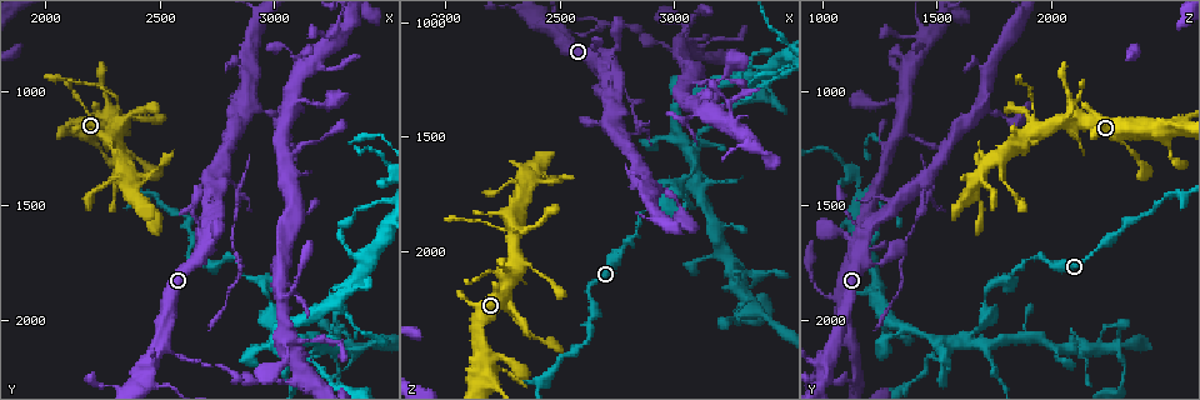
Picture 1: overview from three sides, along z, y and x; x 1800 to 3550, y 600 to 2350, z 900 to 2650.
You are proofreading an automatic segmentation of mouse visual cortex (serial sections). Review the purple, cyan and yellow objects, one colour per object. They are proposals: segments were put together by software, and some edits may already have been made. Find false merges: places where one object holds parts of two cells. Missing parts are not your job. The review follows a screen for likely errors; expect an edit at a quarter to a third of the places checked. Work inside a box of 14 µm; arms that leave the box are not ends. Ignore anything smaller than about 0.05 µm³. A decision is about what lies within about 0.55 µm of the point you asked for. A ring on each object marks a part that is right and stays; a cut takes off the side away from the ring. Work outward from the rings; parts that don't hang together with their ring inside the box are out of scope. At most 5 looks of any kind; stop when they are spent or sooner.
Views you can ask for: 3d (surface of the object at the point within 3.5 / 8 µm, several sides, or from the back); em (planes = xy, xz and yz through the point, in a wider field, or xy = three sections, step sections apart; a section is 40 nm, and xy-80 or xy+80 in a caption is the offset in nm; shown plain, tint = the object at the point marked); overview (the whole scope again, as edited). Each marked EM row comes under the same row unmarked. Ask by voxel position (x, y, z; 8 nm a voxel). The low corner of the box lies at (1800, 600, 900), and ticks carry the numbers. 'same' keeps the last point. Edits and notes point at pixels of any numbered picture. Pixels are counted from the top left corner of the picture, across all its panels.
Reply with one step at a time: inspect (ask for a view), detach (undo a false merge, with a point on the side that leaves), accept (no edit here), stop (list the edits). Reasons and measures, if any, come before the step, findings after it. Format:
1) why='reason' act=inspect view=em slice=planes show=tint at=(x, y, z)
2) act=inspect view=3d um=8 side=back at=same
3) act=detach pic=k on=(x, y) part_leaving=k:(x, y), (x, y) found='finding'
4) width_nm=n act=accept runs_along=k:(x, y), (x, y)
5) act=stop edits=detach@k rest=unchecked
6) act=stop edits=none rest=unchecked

why='thin neck' act=inspect view=em slice=planes show=tint at=(2960, 1910, 1720)

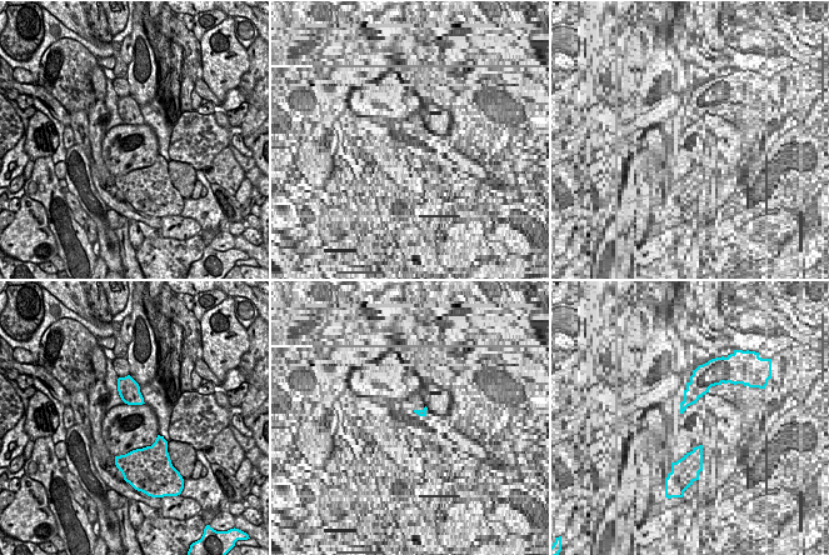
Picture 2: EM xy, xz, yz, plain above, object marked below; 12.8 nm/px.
why='see where the arms go' act=inspect view=3d um=3.5 at=same

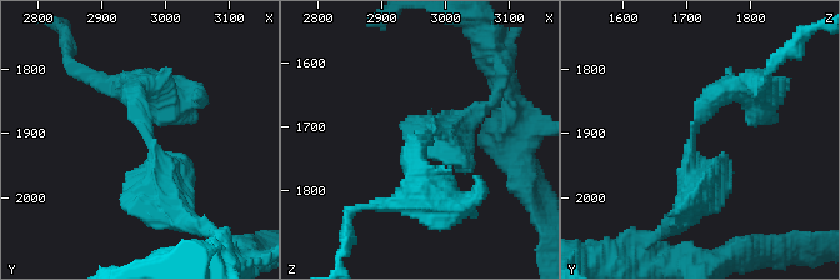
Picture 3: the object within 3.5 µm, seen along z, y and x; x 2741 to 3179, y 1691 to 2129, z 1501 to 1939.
arm_widths_nm=300,450 act=accept runs_along=3:(743, 86), (698, 121), (689, 209) found='continuous, no second cell'

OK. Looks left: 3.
why='four or more arms meet' act=inspect view=3d um=3.5 at=(3050, 2090, 1540)

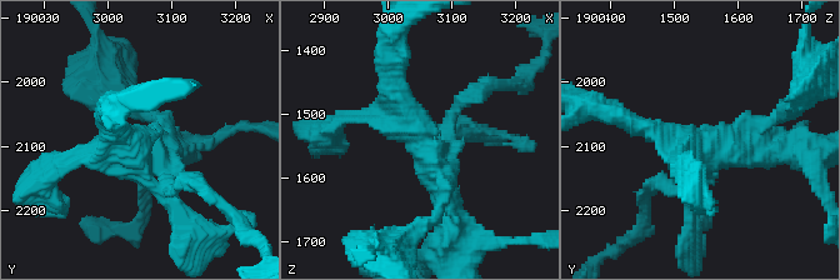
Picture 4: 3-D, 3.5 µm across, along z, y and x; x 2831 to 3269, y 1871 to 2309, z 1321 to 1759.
why='need the tissue' act=inspect view=em slice=xy step=1 show=tint at=(3050, 2105, 1545)

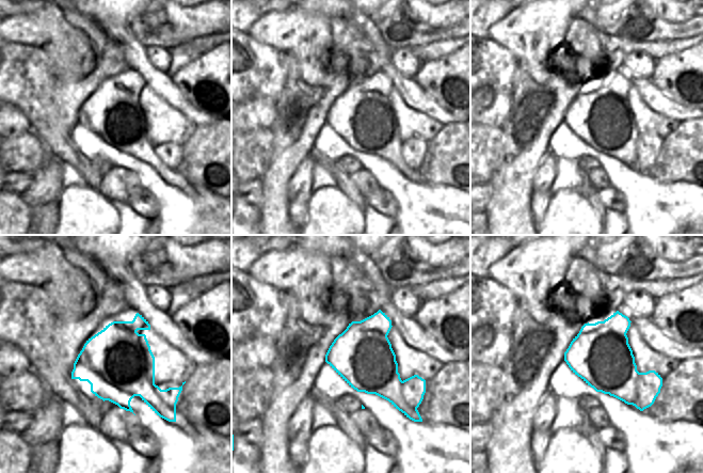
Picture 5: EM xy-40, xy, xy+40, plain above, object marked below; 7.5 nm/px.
arm_widths_nm=200,200,200,300 act=detach pic=4 on=(475, 234) border=5:(397, 369), (392, 380), (369, 393) found='two cells meet here'

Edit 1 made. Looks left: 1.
act=stop edits=detach@4 rest=unchecked

